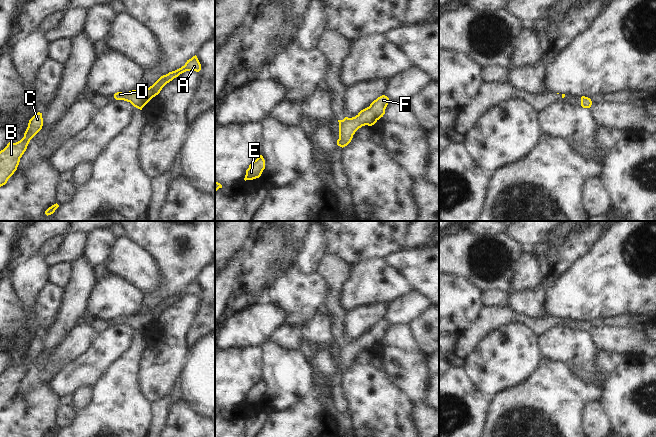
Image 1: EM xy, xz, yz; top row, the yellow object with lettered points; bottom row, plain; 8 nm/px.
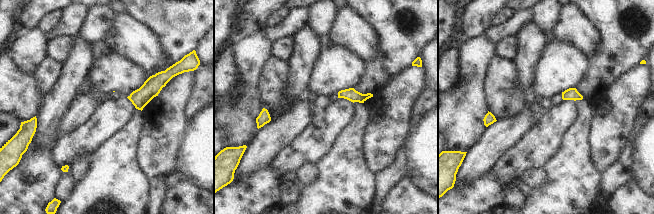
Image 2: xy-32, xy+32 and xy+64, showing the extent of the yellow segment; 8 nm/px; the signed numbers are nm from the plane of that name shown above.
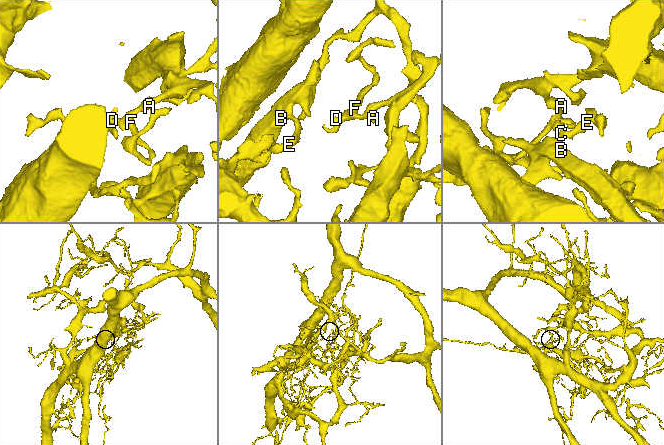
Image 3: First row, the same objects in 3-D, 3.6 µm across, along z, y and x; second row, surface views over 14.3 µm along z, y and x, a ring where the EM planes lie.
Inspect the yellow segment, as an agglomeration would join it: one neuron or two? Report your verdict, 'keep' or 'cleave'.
keep

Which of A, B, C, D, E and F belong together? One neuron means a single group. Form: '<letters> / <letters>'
A B C D E F

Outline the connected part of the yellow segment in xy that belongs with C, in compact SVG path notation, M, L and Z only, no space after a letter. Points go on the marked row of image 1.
M38 112L29 120L24 137L16 143L9 142L0 151L0 187L5 185L17 170L20 158L26 151L30 140L42 129L42 126L42 113Z

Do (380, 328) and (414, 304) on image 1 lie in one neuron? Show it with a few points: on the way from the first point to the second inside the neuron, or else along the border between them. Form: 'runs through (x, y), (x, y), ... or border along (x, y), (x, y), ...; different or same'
border along (383, 318), (390, 324); different

